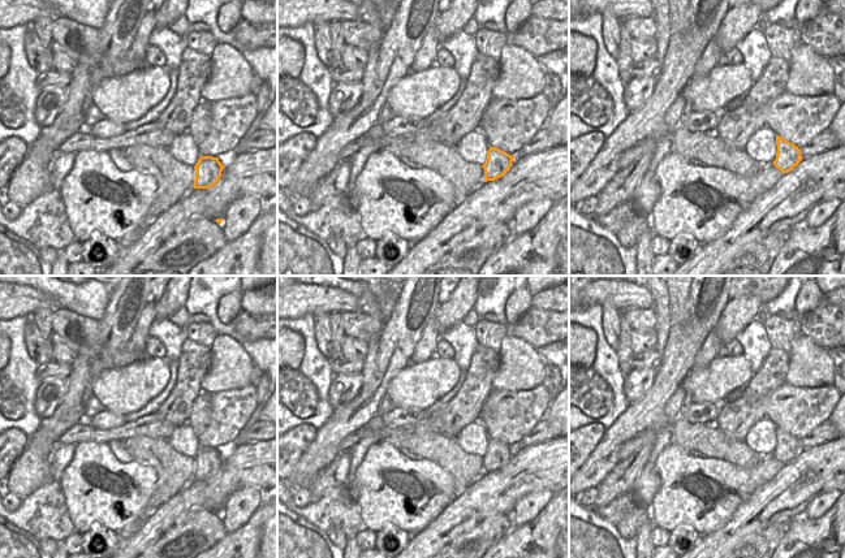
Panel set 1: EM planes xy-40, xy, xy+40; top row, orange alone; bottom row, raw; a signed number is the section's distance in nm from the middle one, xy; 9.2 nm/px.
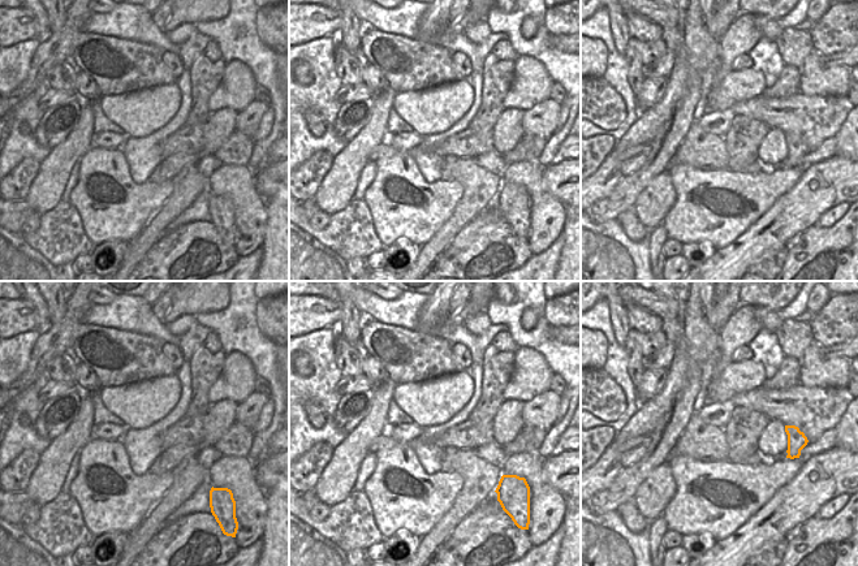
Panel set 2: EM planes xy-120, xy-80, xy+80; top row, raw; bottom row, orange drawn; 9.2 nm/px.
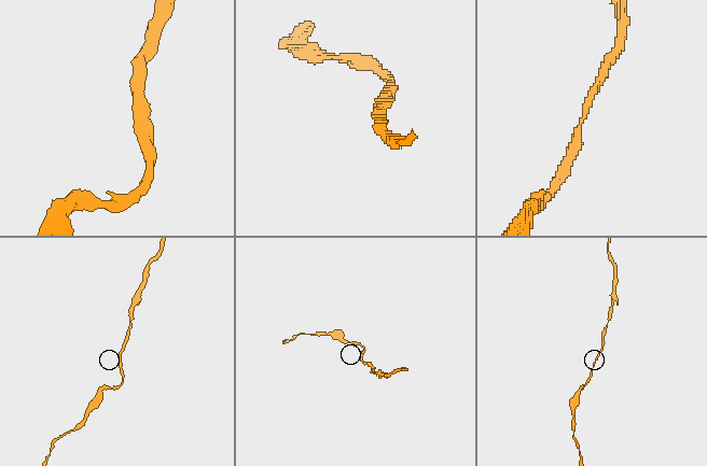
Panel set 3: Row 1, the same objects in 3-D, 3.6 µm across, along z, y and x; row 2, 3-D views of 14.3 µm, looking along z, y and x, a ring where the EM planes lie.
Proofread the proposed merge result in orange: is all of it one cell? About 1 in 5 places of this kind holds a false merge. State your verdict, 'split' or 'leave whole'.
leave whole

